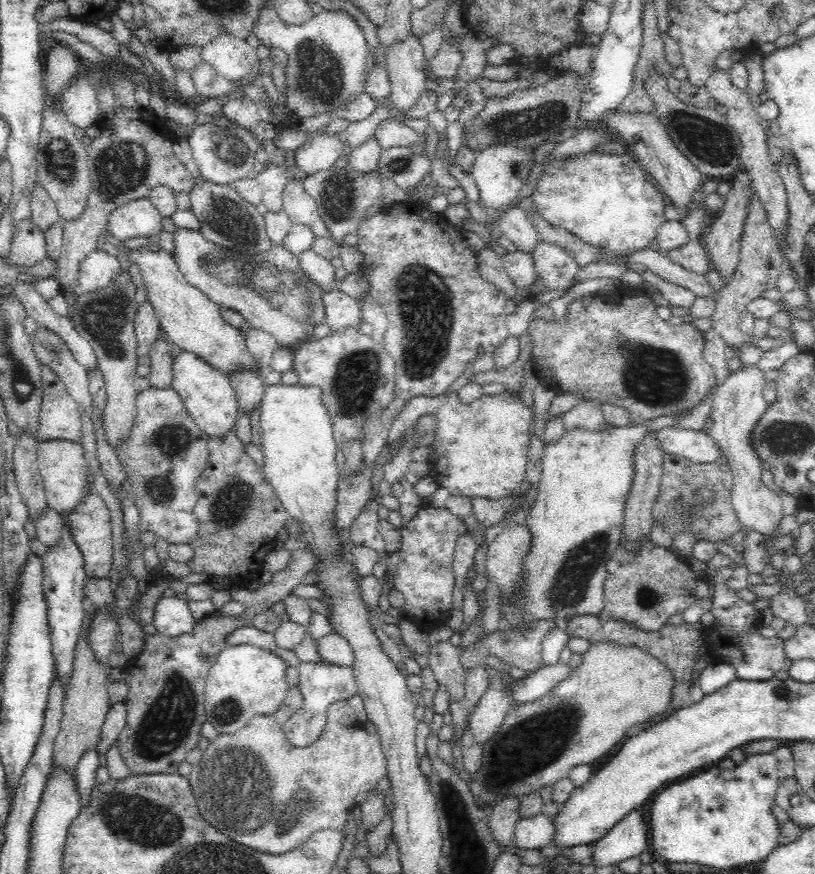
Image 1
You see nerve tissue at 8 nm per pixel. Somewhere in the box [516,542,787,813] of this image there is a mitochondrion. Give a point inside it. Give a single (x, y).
(647, 598)

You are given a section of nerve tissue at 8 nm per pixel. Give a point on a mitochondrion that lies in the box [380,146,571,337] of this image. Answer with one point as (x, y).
(401, 167)

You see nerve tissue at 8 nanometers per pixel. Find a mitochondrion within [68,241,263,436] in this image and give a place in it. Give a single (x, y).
(103, 318)

